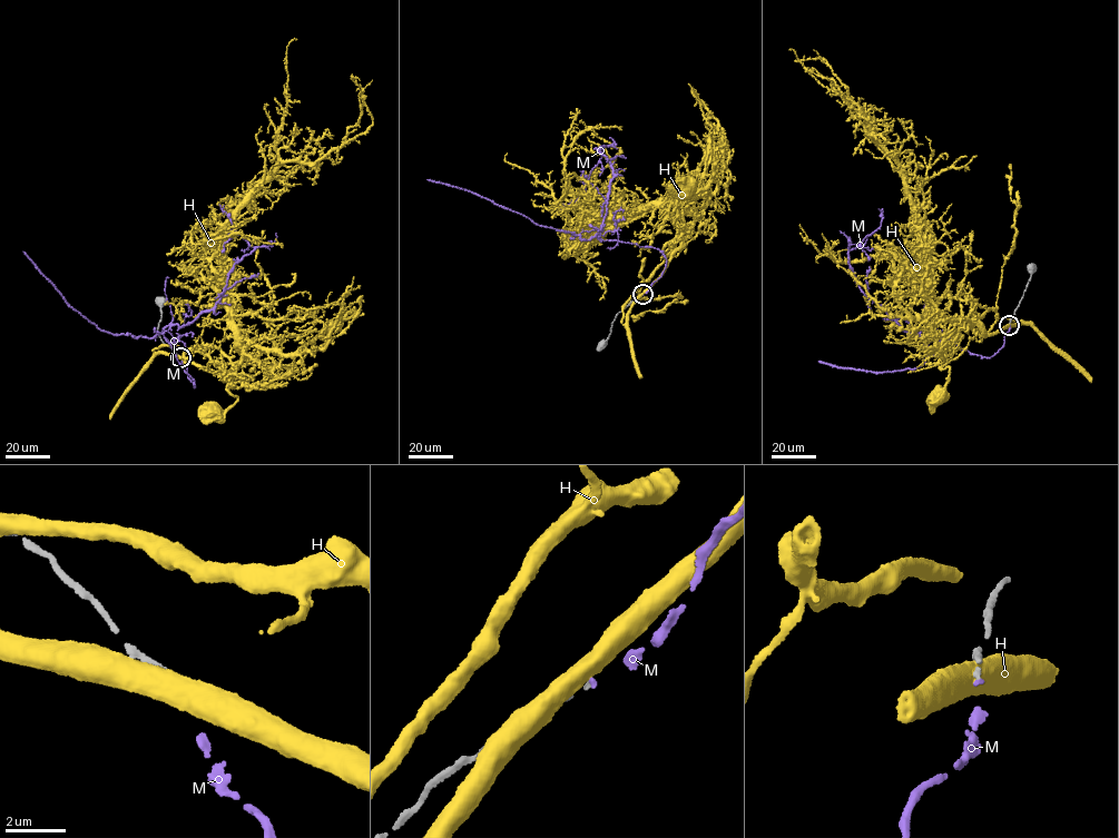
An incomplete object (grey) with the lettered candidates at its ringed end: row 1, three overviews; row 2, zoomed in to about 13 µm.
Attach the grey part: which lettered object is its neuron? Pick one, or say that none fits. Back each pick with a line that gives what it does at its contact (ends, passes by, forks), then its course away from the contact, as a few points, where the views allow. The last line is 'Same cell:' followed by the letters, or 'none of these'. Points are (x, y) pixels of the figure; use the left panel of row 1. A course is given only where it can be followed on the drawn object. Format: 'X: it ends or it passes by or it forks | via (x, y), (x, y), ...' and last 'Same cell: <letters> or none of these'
Same cell: none of these

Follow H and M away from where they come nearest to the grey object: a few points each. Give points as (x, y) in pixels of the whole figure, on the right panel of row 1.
H: (1009, 325), (983, 335), (980, 326), (967, 321), (952, 324), (939, 364), (949, 368), (949, 374), (936, 397)
M: (1009, 325), (989, 357), (934, 329), (902, 331), (862, 292), (848, 257), (879, 227), (882, 208)

